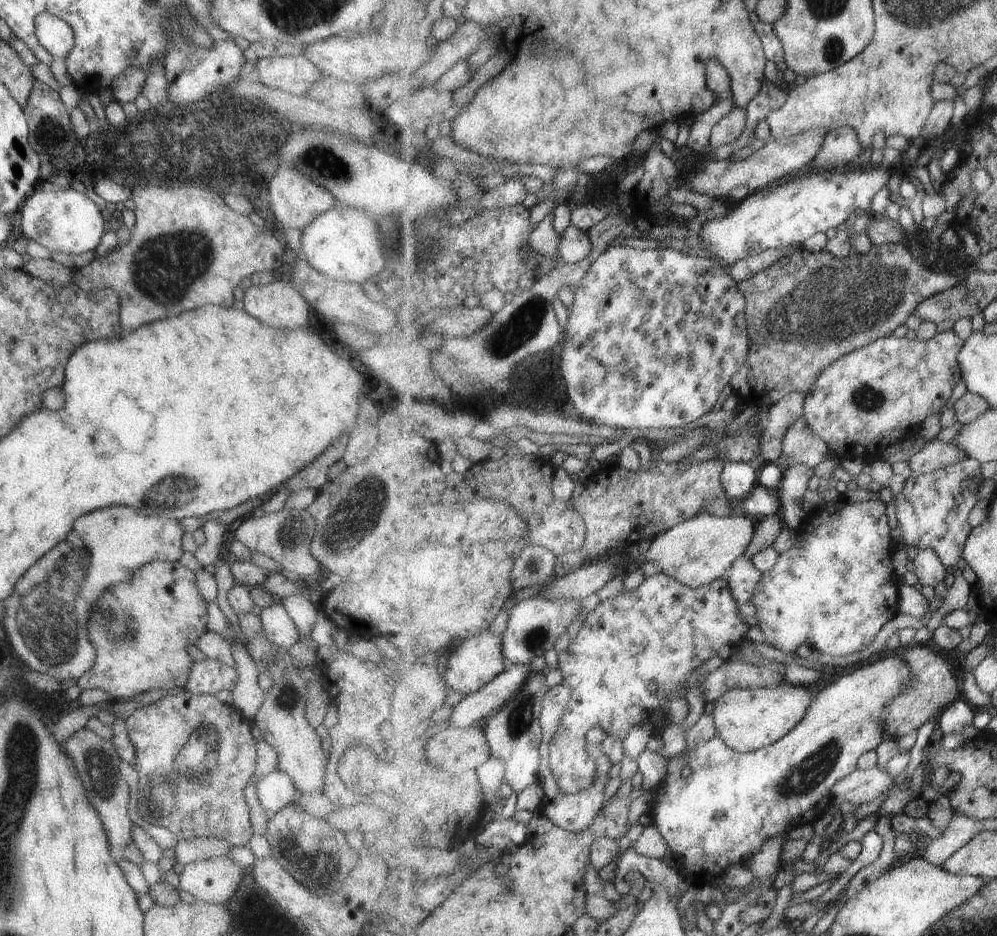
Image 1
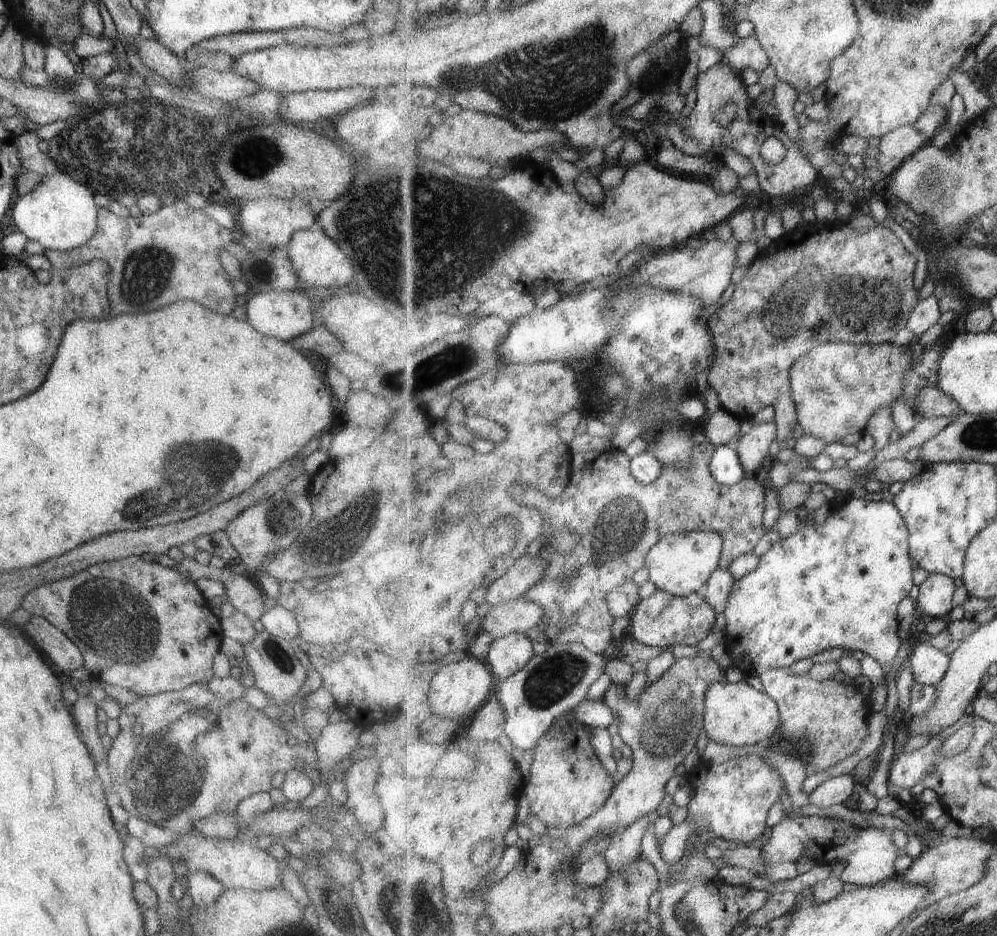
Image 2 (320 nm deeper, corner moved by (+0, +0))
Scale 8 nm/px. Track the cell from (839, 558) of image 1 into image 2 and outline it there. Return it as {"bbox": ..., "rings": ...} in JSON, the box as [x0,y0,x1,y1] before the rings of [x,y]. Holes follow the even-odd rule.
{"bbox":[724,497,914,712],"rings":[[[849,497],[837,512],[830,514],[830,517],[820,527],[814,524],[812,517],[803,528],[793,536],[786,539],[779,539],[772,547],[760,557],[759,566],[750,572],[747,576],[737,579],[733,590],[731,591],[727,608],[724,616],[726,617],[725,638],[729,638],[730,658],[734,665],[741,670],[747,677],[758,677],[771,669],[780,669],[781,667],[793,666],[799,660],[813,658],[819,652],[825,652],[829,648],[845,648],[846,650],[860,650],[876,658],[885,669],[887,674],[887,684],[889,684],[889,704],[887,712],[899,708],[899,696],[897,696],[896,676],[889,676],[893,670],[893,662],[897,656],[897,650],[901,648],[903,641],[897,636],[899,630],[899,605],[909,597],[913,590],[914,564],[911,563],[912,554],[910,553],[910,532],[901,516],[900,510],[894,503],[881,500],[879,502],[868,501],[864,499],[854,499]]]}

